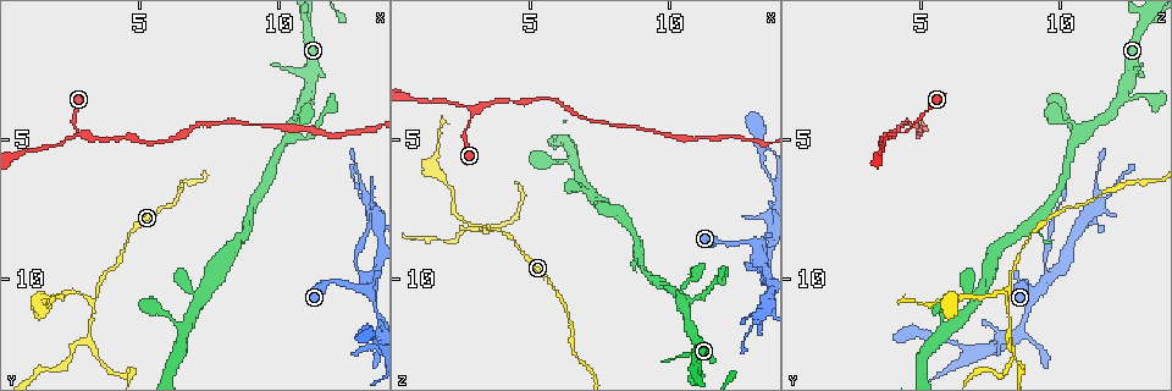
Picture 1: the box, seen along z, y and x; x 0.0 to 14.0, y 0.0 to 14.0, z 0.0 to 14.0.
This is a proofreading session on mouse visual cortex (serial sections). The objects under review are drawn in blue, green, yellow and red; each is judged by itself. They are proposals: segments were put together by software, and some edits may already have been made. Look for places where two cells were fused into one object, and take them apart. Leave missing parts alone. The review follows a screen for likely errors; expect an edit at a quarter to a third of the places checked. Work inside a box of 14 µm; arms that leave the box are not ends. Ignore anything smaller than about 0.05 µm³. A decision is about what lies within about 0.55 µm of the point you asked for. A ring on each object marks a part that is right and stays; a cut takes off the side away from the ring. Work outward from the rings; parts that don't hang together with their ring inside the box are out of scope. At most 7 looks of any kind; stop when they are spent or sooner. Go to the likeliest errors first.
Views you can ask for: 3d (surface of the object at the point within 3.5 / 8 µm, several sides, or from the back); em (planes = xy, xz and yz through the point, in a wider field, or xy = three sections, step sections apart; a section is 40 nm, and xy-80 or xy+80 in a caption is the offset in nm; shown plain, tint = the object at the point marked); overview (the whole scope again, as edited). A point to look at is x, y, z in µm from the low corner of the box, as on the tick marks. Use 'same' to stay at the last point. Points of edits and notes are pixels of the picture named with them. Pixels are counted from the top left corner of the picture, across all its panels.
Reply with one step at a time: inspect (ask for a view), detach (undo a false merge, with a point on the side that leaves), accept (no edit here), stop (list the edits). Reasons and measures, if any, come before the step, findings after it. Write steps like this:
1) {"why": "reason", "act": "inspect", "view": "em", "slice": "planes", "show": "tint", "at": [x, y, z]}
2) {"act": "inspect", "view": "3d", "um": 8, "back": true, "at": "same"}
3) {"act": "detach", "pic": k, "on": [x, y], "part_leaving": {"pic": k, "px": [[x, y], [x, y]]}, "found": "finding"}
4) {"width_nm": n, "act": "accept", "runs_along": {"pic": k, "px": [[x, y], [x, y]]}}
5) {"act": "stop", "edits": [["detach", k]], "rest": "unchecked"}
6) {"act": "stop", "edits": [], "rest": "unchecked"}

{"why": "sudden change in width", "act": "inspect", "view": "3d", "um": 3.5, "at": [3.5, 10.6, 8.1]}

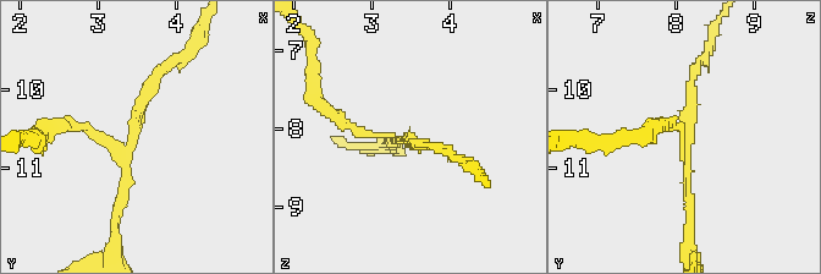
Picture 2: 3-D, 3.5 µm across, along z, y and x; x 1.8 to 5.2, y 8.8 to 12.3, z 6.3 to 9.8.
{"arms": 3, "arm_widths_nm": [150, 150, 150], "act": "inspect", "view": "em", "slice": "xy", "step": 5, "show": "tint", "at": [3.40, 10.55, 8.15]}

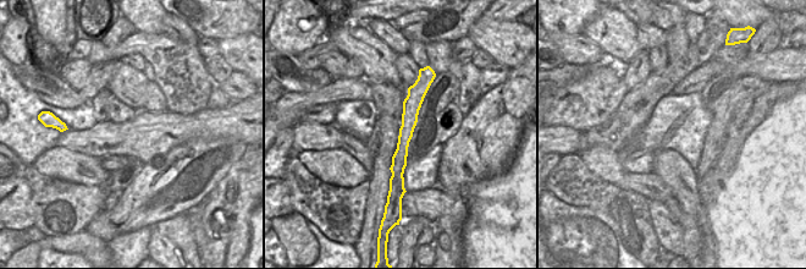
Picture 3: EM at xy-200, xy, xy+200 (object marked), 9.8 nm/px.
{"act": "detach", "pic": 2, "on": [361, 133], "found": "two cells meet here"}

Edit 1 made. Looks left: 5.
{"why": "narrows sharply", "act": "inspect", "view": "3d", "um": 3.5, "back": true, "at": [12.7, 9.5, 9.4]}

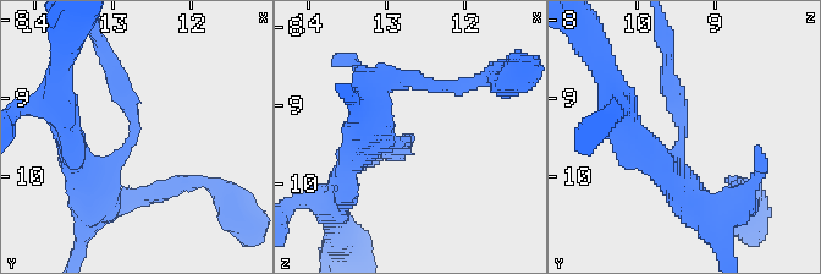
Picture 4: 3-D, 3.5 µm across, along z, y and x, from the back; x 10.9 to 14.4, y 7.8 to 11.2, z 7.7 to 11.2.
{"act": "inspect", "view": "em", "slice": "xy", "step": 2, "show": "tint", "at": [12.70, 9.50, 9.45]}

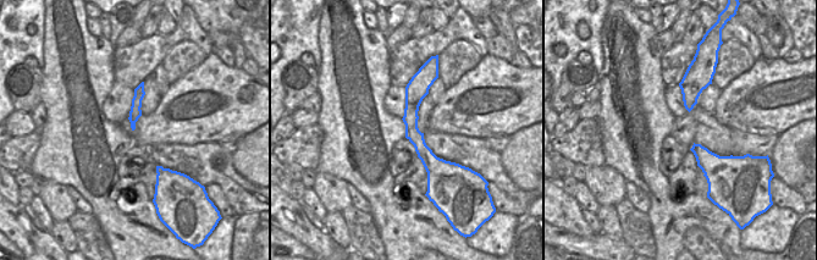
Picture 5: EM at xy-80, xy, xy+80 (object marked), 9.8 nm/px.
{"why": "cut it another way", "act": "inspect", "view": "em", "slice": "xy", "step": 5, "show": "tint", "at": "same"}

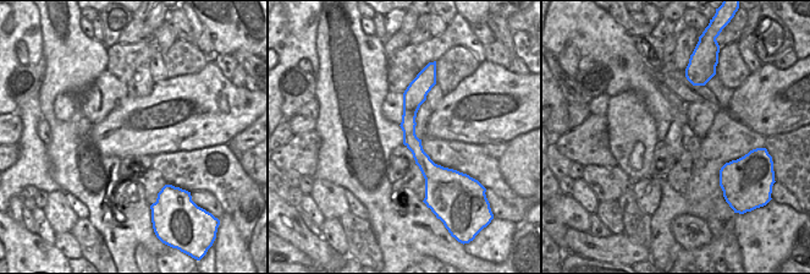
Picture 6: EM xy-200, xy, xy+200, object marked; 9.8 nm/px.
{"arm_widths_nm": [250, 400], "act": "detach", "pic": 4, "on": [135, 126], "part_leaving": {"pic": 4, "px": [[114, 165], [137, 127], [110, 60]]}, "found": "two cells meet here"}

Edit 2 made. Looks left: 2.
{"act": "stop", "edits": [["detach", 2], ["detach", 4]], "rest": "unchecked"}

